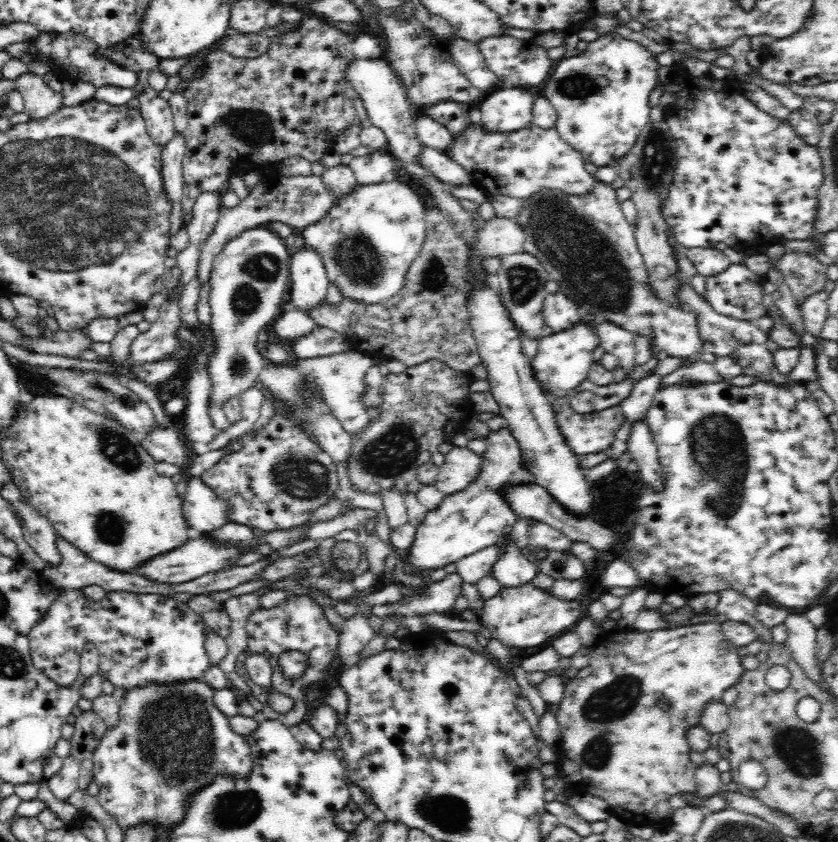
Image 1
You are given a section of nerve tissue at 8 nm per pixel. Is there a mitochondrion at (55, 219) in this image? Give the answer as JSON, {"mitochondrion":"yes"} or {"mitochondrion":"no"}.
{"mitochondrion":"yes"}

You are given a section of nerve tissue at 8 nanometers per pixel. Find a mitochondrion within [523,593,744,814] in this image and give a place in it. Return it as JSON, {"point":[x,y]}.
{"point":[614,701]}

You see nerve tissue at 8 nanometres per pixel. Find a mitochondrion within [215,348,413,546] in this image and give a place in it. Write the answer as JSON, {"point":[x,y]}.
{"point":[304,478]}

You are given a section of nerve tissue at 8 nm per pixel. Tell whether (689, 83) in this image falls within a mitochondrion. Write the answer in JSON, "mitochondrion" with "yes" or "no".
{"mitochondrion":"no"}

